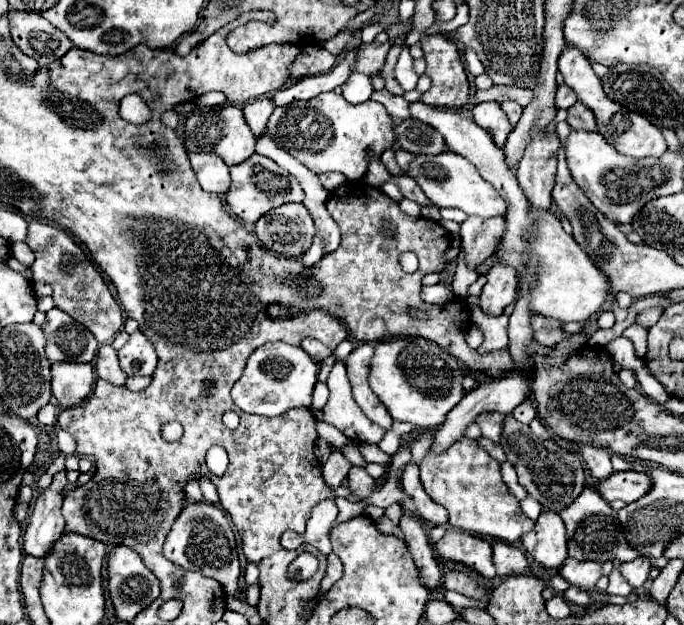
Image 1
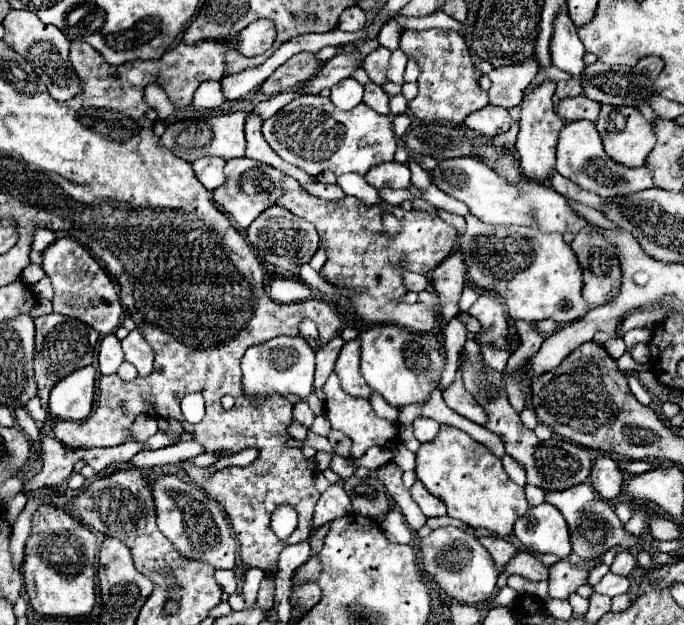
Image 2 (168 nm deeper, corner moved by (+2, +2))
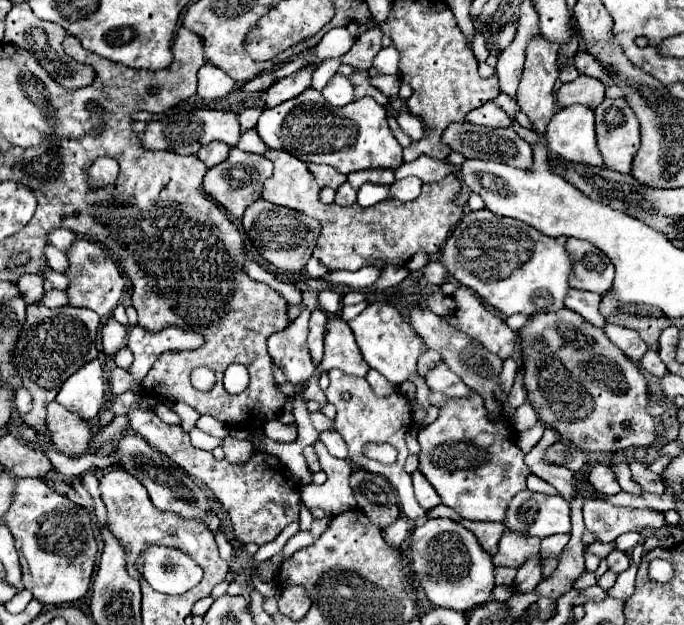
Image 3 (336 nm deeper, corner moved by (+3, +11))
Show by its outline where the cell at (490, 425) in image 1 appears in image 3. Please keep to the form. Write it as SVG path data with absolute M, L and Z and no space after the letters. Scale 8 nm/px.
M442 362L436 364L436 368L432 368L432 372L428 372L426 384L430 386L430 390L442 392L450 398L466 398L470 392L470 388Z

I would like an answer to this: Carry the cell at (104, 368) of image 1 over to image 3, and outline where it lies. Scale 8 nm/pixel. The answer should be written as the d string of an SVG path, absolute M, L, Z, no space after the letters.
M112 316L104 322L102 326L102 344L104 344L104 354L114 356L122 346L126 346L126 334L128 328L122 326L118 320Z

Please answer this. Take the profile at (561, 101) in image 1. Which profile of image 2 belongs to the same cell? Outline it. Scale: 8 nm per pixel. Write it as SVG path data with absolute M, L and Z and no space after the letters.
M569 79L569 81L563 81L563 83L557 83L557 91L555 91L555 95L559 97L559 99L567 99L567 97L577 97L577 95L581 95L583 93L583 87L581 87L581 83L577 81L577 79Z

